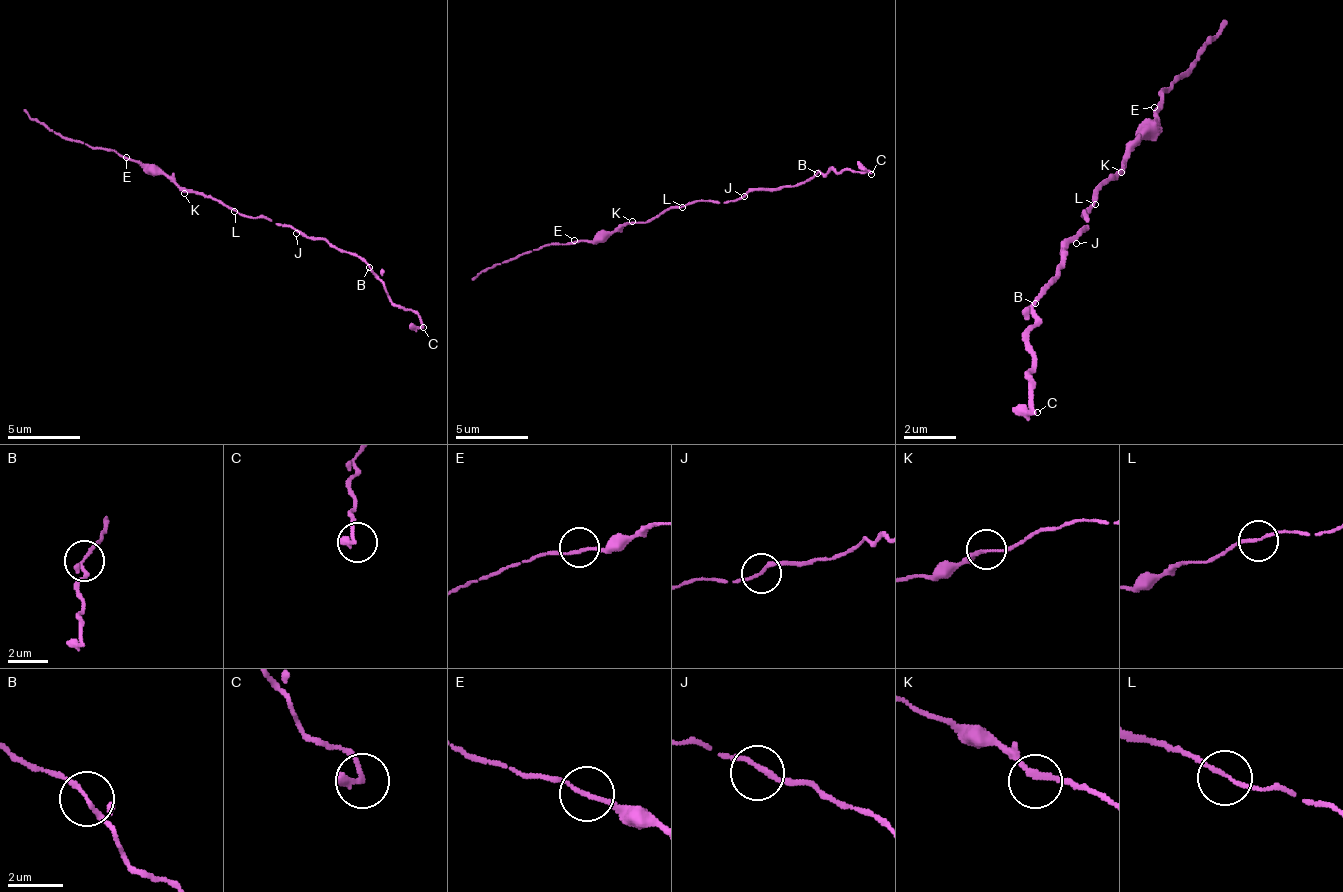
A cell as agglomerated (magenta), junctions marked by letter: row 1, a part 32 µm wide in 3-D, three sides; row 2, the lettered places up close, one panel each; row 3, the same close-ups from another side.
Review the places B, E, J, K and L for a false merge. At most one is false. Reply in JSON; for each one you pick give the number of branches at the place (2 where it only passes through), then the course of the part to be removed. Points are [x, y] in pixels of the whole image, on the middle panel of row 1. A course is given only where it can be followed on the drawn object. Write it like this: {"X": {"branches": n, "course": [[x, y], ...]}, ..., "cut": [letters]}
{"cut": []}

